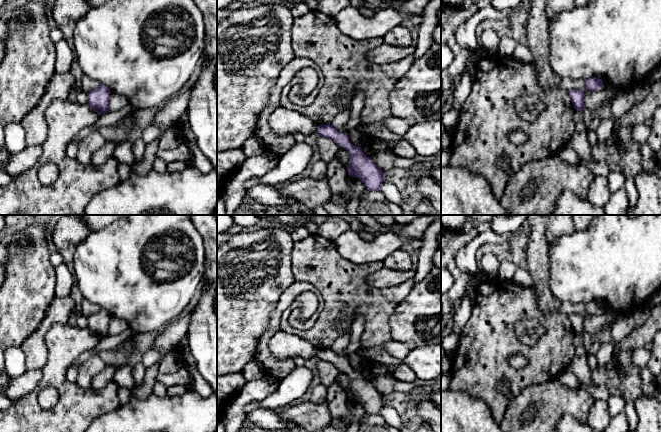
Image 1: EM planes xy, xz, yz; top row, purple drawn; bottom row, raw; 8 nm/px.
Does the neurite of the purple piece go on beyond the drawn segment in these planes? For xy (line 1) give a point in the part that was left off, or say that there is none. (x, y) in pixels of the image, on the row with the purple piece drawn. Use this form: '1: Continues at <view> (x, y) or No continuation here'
1: No continuation here

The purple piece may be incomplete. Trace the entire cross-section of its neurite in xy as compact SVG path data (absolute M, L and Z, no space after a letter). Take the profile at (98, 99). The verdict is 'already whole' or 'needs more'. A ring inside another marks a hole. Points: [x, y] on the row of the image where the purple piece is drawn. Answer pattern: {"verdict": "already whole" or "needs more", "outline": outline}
{"verdict": "already whole", "outline": "M105 85L100 86L89 92L87 106L92 108L98 115L109 112L109 100L111 91Z"}

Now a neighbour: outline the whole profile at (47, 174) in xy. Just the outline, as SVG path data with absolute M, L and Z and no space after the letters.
M45 164L38 170L38 179L43 185L50 185L57 180L59 176L58 167L54 164Z

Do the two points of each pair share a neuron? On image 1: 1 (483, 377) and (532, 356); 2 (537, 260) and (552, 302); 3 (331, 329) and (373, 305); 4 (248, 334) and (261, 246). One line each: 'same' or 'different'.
1: same
2: same
3: same
4: same

